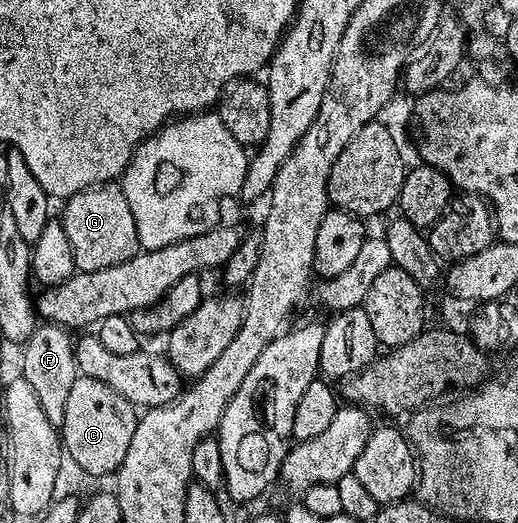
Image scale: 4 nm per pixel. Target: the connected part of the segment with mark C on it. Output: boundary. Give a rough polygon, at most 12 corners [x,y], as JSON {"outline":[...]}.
{"outline":[[77,376],[58,426],[67,460],[115,474],[137,406]]}

